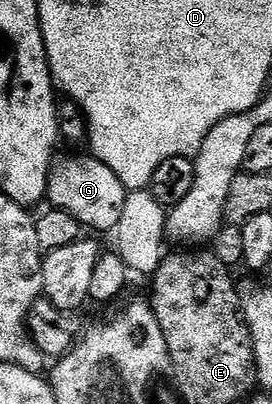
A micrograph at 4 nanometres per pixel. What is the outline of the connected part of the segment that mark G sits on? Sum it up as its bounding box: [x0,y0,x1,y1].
[46,164,128,232]

